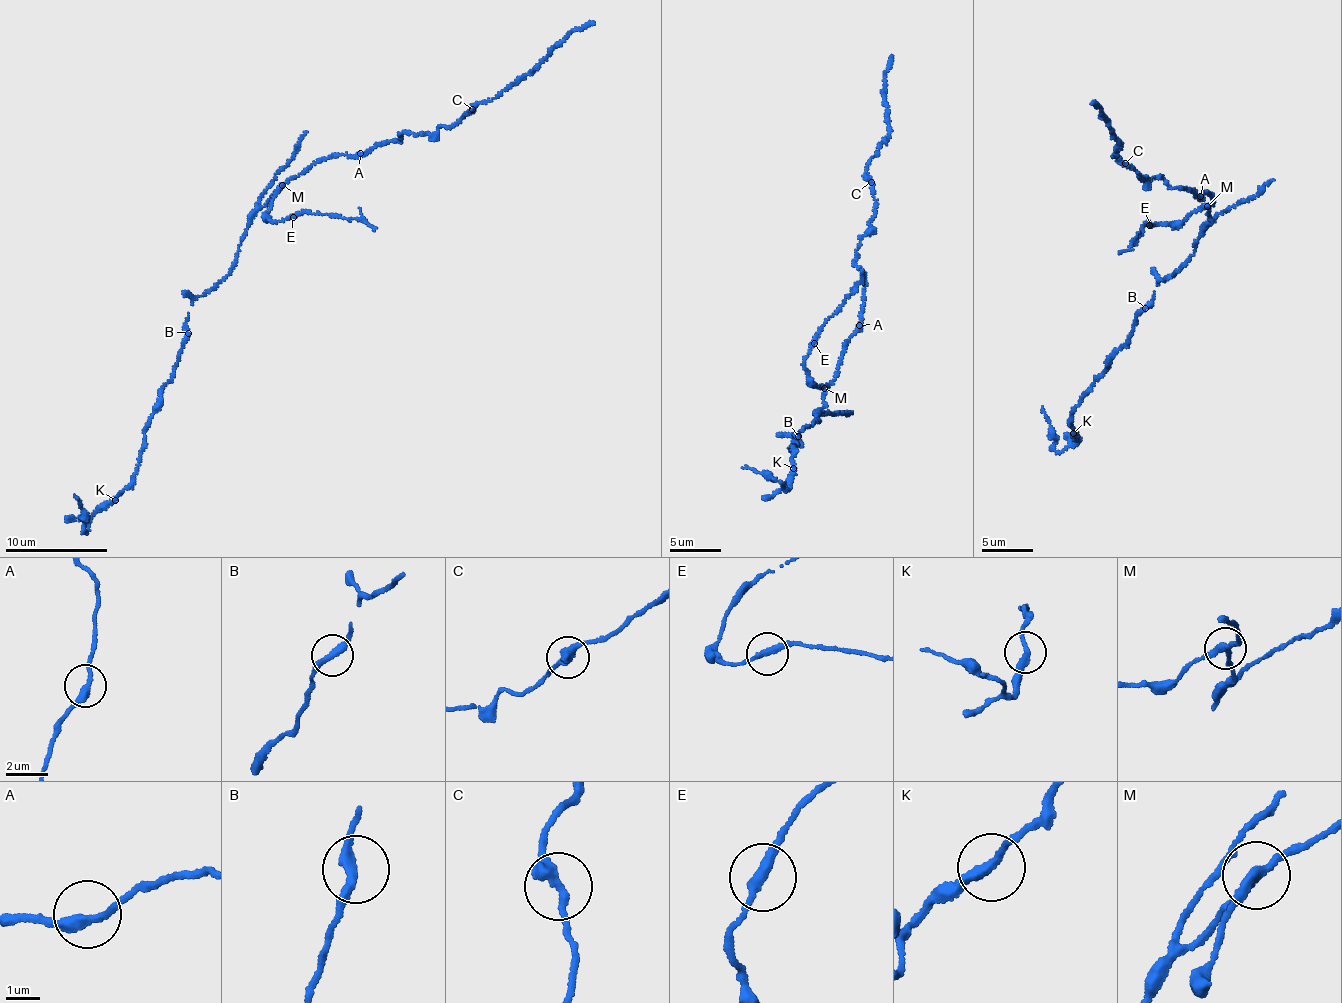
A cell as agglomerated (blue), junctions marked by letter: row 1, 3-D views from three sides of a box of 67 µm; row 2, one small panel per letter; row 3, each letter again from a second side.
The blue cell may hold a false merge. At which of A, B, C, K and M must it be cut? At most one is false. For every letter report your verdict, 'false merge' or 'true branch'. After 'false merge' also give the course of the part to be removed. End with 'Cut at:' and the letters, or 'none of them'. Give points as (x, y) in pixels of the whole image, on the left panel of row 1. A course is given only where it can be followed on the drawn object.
A: true branch
B: true branch
C: true branch
K: true branch
M: false merge; course (282, 185), (266, 213), (271, 220), (303, 213), (338, 215), (376, 228)
Cut at: M

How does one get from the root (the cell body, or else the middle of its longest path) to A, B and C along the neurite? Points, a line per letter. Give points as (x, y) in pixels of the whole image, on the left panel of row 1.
A: (262, 206), (279, 187), (322, 160), (339, 154), (360, 153)
B: (262, 206), (245, 232), (228, 272), (192, 302), (186, 323), (188, 333)
C: (262, 206), (279, 187), (322, 160), (358, 156), (380, 143), (398, 142), (405, 133), (431, 134), (472, 109)

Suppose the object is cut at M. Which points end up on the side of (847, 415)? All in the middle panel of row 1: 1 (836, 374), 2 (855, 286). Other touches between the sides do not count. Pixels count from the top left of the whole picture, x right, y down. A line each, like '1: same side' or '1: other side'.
1: same side
2: other side

